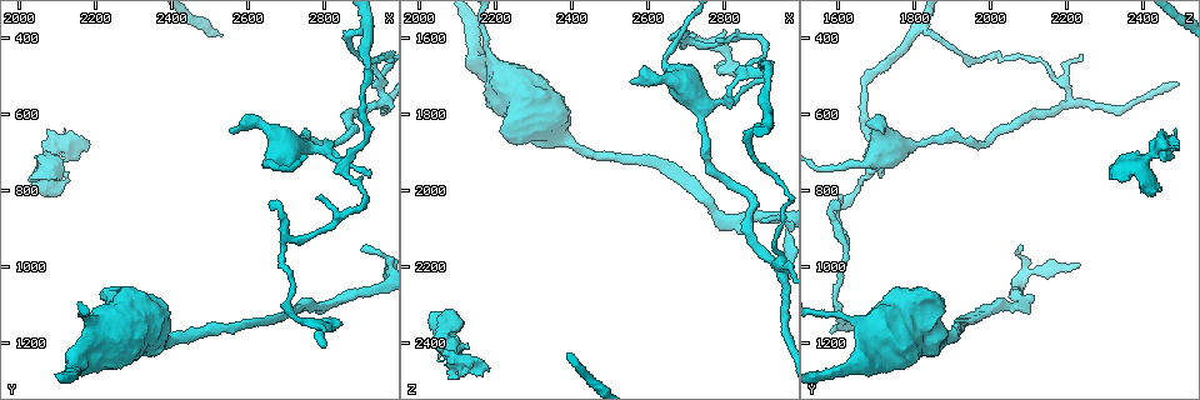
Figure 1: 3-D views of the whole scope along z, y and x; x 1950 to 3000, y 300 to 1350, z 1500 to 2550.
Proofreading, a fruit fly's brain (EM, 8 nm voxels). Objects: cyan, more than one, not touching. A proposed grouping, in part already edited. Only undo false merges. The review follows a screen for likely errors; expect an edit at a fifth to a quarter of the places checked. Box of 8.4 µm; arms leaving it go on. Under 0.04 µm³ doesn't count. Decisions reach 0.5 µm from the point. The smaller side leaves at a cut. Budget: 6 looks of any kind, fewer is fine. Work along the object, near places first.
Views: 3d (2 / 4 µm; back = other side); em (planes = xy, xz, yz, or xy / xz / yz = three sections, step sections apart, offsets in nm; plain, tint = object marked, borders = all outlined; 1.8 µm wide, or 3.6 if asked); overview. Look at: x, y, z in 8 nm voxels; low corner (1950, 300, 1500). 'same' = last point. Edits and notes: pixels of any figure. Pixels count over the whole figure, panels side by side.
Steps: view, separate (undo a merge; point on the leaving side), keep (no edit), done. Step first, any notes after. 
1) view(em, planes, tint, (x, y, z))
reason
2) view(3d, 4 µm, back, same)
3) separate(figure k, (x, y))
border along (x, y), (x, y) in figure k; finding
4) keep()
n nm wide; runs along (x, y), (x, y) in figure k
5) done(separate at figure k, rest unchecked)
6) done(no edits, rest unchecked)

view(3d, 4 µm, (2660, 720, 1690))
calibre changes

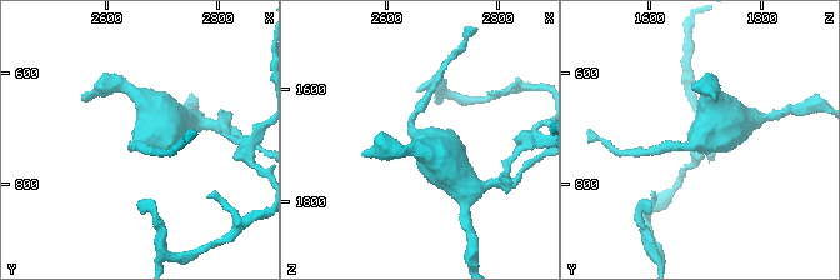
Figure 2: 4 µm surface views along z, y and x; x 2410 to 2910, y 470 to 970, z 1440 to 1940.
view(em, 3.6 µm, yz, step 16, tint, (2665, 715, 1685))

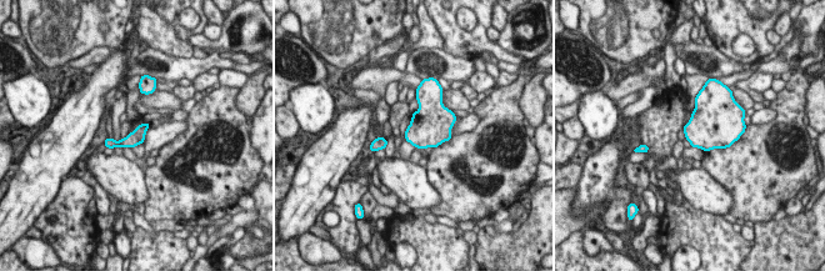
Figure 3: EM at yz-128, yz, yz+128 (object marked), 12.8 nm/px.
keep()
continuous, no second neuron

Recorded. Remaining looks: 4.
view(3d, 4 µm, (2940, 575, 2210))
three arms meet

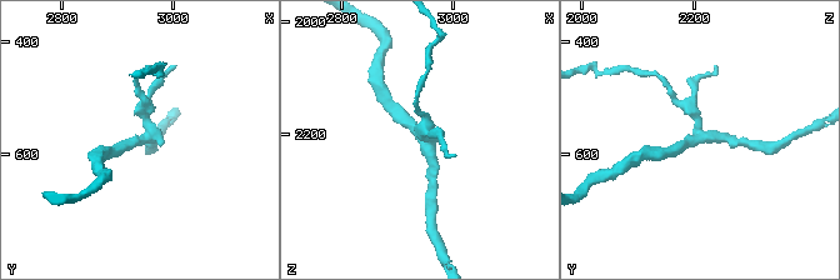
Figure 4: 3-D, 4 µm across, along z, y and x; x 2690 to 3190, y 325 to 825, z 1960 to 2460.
view(em, yz, step 4, tint, (2940, 575, 2210))
shape alone is not enough

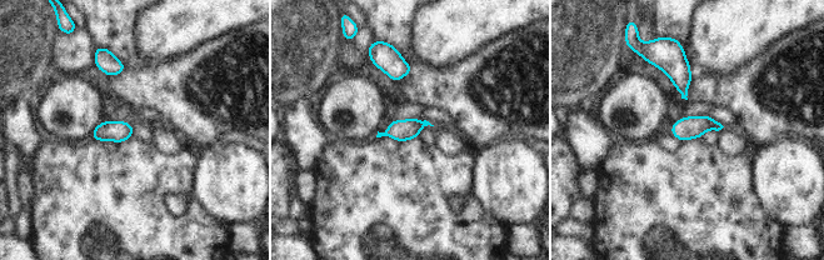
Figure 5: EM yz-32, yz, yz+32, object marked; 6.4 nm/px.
view(em, planes, tint, same)

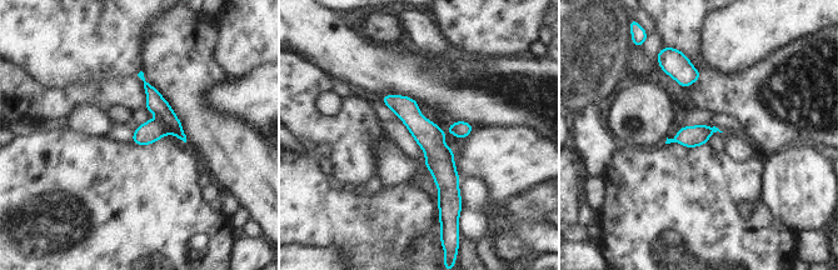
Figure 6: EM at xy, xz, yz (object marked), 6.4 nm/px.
separate(figure 6, (155, 103))
140 nm wide; a second neuron is stuck on

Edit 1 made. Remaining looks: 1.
done(separate at figure 6, rest unchecked)

